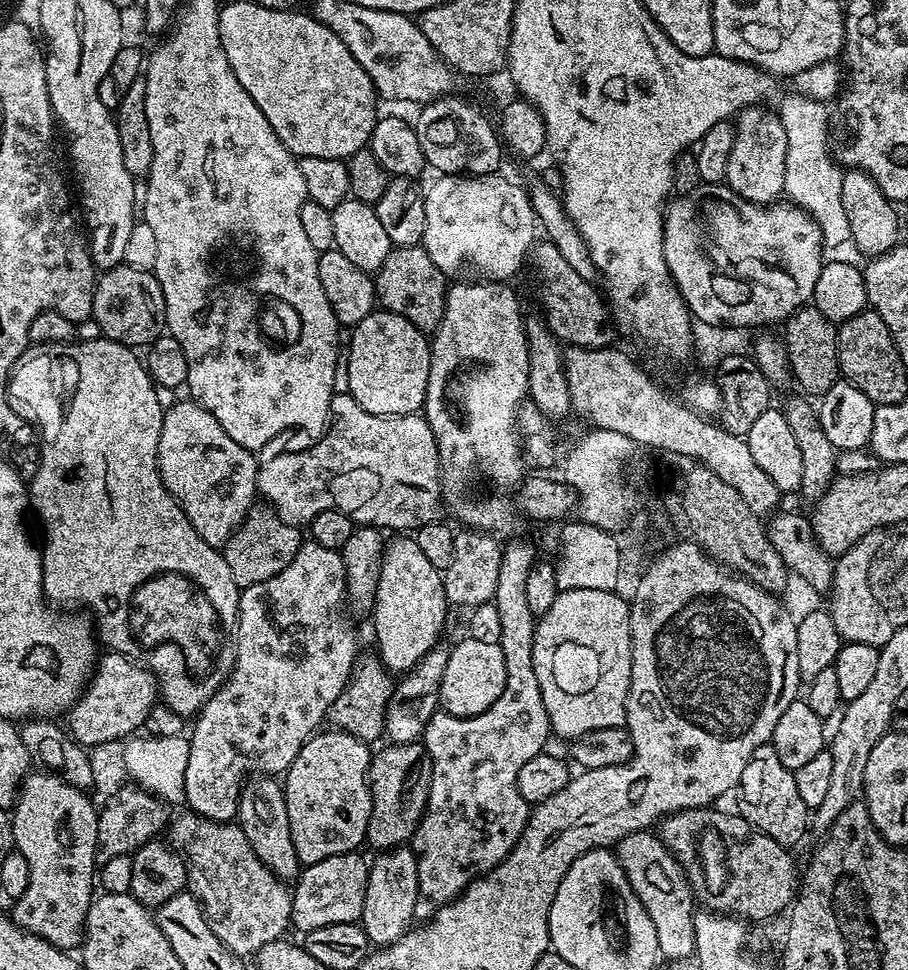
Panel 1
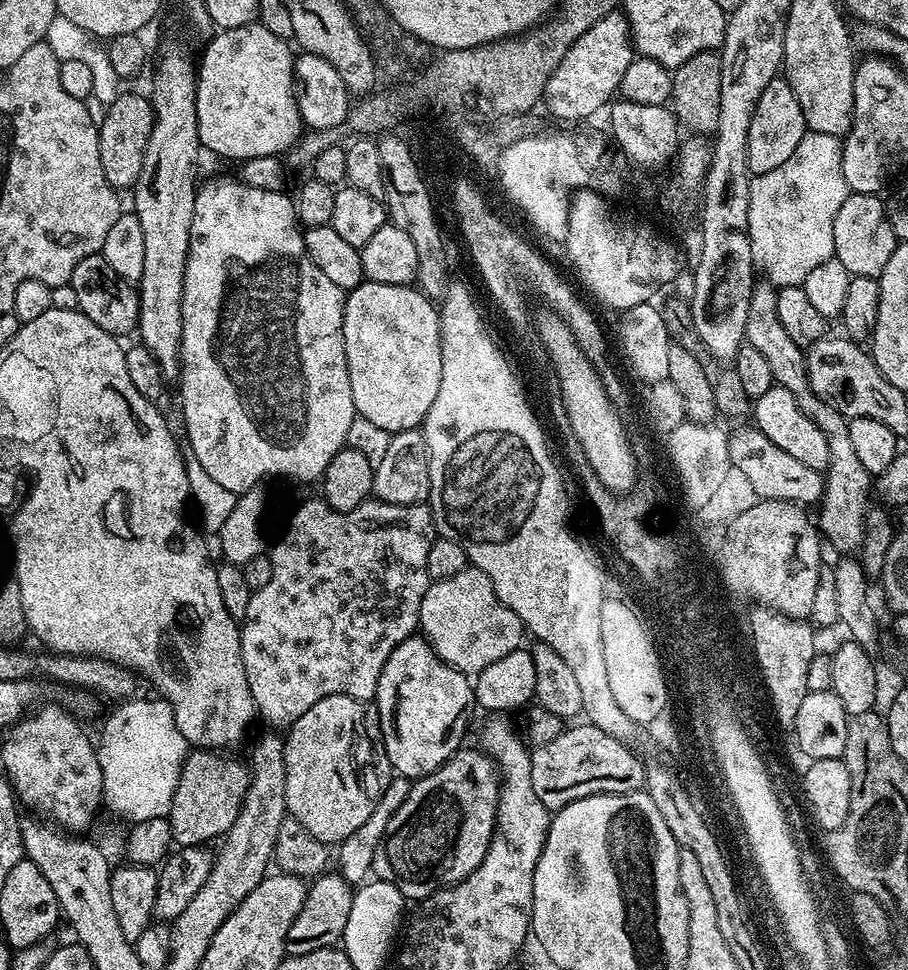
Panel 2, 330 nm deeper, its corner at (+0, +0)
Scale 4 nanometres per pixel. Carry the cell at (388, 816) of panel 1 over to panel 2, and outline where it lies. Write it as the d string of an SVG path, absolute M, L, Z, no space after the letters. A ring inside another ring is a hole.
M461 746L438 770L421 776L413 783L406 802L398 806L398 814L390 818L382 845L382 860L388 863L391 879L409 901L419 902L439 888L462 882L486 858L492 836L496 832L496 811L500 801L502 779L496 761L479 747Z

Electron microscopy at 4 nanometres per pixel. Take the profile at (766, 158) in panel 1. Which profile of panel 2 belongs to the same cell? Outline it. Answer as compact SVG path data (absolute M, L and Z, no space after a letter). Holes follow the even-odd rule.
M767 282L757 283L753 287L744 339L768 359L776 384L790 390L800 409L816 423L822 434L826 434L826 444L830 446L830 462L824 472L824 499L818 508L818 527L827 543L829 540L838 551L844 552L840 554L856 554L863 546L866 518L870 509L868 499L873 499L874 496L874 477L868 473L866 466L862 466L856 455L846 417L823 398L813 394L808 381L805 349L799 348L790 338L790 334L786 334L782 322L778 322L776 294L777 289Z

